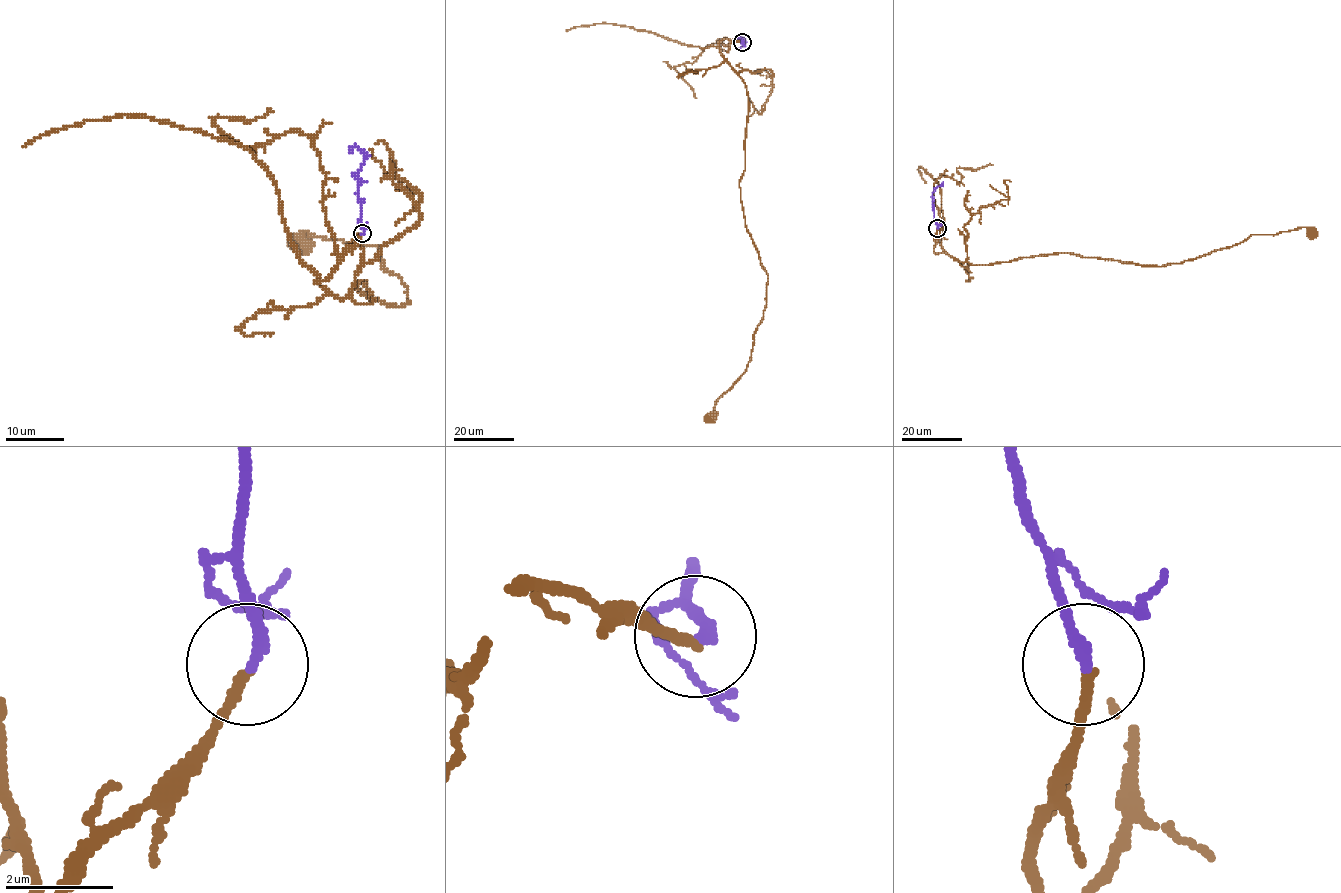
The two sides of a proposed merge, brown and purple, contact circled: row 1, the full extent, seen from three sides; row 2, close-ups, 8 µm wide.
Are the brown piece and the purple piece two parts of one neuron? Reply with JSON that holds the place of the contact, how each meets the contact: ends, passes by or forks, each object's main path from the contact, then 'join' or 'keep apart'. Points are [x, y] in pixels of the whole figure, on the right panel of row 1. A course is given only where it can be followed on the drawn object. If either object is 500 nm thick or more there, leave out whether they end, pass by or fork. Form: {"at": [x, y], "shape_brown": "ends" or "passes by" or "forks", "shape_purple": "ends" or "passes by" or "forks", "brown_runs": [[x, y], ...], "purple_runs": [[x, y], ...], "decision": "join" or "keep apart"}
{"at": [937, 228], "shape_brown": "ends", "shape_purple": "ends", "brown_runs": [[937, 228], [935, 253], [975, 265], [1064, 253], [1162, 266], [1243, 242], [1251, 235], [1310, 230]], "purple_runs": [[937, 228], [932, 195], [942, 186]], "decision": "join"}

